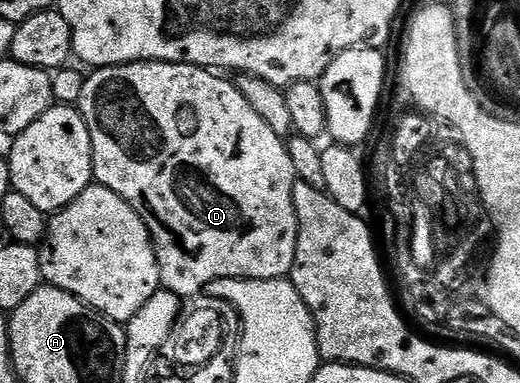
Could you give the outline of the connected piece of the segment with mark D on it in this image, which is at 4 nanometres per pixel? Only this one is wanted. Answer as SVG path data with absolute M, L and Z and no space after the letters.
M133 61L127 65L104 65L95 68L89 74L84 83L84 91L80 95L76 106L82 118L86 121L86 126L90 132L92 139L92 163L94 164L94 181L99 185L108 187L112 191L116 191L124 198L128 198L132 208L138 212L144 219L144 223L148 227L151 237L154 239L154 250L156 251L156 259L158 260L158 270L160 271L160 279L162 280L161 288L168 289L172 293L178 294L179 298L194 297L202 288L213 286L214 282L223 279L286 279L290 276L290 268L294 265L296 259L296 247L298 246L298 220L296 219L296 207L294 206L294 182L296 174L294 174L294 157L286 150L283 134L272 131L272 127L264 121L256 111L256 107L252 107L250 100L244 96L241 88L237 84L234 85L230 81L225 81L225 76L219 75L217 72L209 69L202 69L199 65L181 65L180 63L172 63L171 61Z

